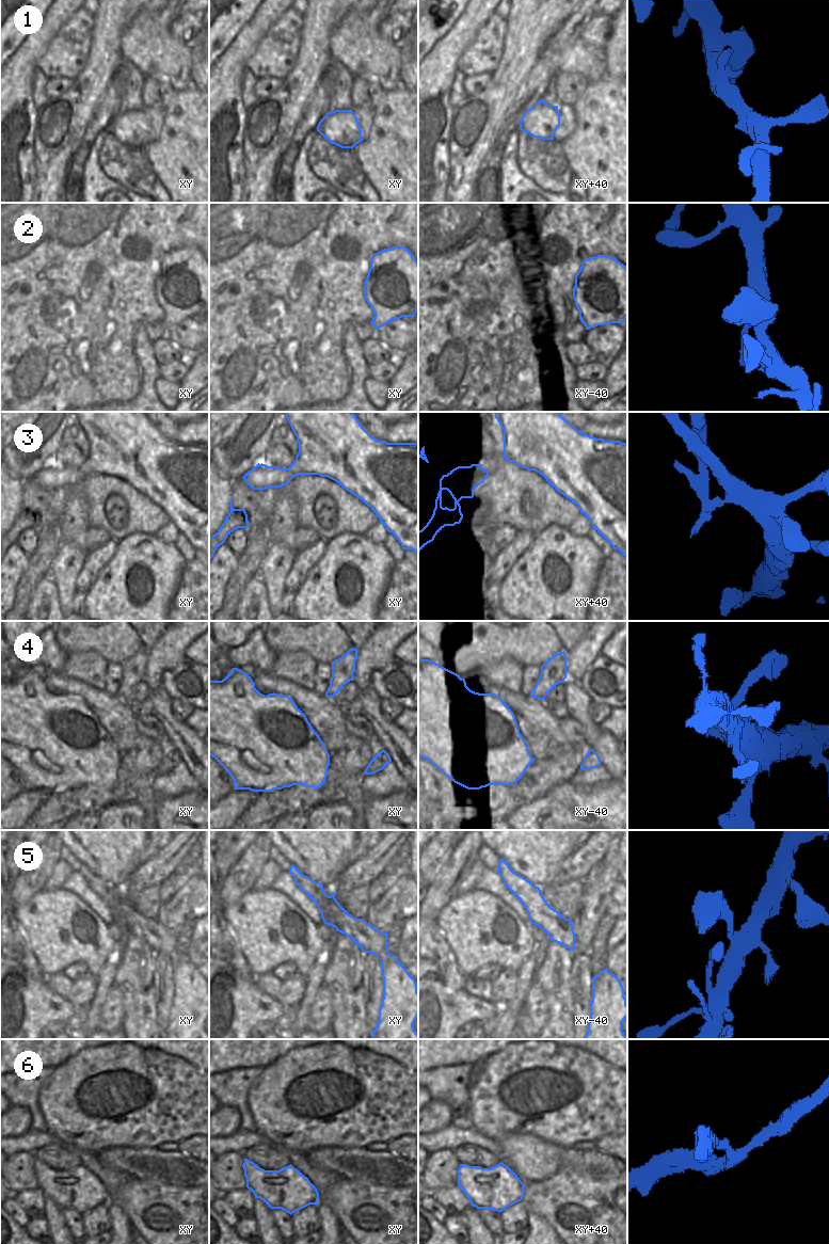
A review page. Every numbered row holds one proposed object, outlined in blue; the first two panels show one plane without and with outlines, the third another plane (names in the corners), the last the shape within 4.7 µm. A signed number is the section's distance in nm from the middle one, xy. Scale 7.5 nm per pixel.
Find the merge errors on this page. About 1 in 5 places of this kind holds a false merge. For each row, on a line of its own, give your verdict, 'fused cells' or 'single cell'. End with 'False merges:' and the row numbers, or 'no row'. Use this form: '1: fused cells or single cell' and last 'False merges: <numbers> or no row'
1: single cell
2: single cell
3: fused cells
4: single cell
5: single cell
6: single cell
False merges: 3

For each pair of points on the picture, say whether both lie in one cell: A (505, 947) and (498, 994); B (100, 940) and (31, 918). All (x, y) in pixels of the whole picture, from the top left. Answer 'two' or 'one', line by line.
A: two
B: one

